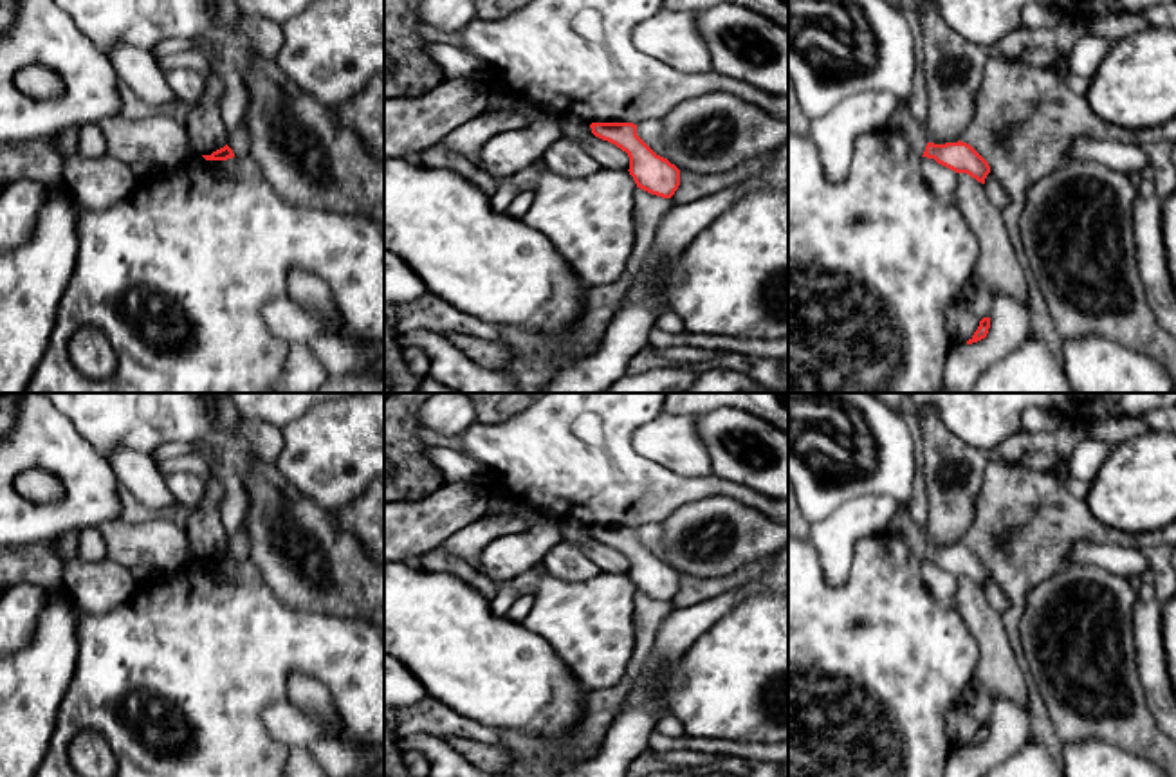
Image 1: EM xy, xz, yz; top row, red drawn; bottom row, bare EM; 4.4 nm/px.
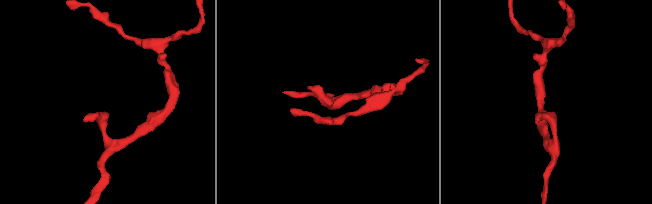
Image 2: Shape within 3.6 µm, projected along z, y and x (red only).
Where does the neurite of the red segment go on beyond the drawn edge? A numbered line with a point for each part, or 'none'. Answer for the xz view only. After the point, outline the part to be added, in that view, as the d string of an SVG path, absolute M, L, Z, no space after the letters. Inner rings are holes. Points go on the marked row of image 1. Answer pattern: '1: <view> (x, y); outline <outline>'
none

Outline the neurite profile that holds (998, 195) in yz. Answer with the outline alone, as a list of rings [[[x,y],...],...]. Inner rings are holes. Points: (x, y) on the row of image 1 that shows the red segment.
[[[990,171],[985,178],[985,191],[990,202],[1001,211],[1010,202],[1008,191],[1001,186],[1001,180]]]

